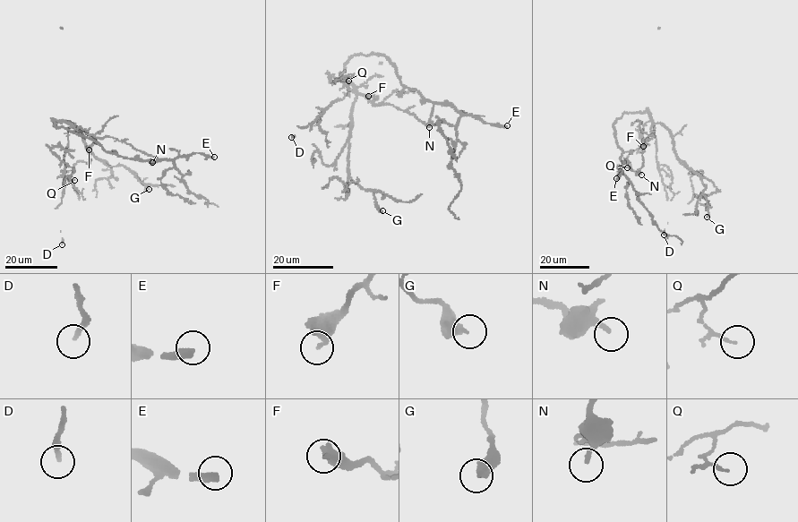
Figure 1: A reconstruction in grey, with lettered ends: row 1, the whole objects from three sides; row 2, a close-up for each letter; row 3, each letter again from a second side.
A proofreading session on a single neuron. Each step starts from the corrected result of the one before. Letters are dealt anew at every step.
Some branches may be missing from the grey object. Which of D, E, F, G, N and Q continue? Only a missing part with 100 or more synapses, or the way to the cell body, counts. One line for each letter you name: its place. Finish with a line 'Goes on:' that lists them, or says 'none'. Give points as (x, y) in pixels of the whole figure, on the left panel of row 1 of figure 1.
E: (214, 157)
Goes on: E

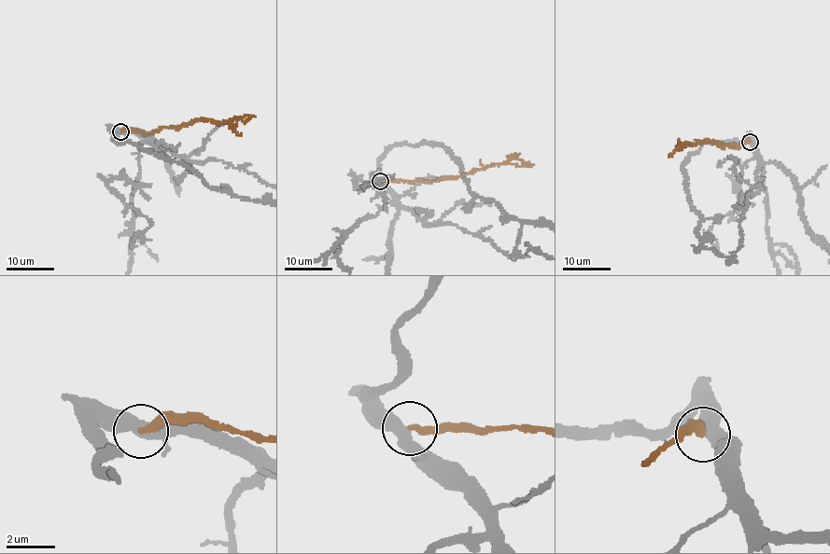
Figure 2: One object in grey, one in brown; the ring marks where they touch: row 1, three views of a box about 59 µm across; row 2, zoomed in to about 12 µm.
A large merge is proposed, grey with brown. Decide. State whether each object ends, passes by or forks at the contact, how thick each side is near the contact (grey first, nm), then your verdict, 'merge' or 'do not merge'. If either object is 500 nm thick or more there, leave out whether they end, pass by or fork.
calibres 500 and 300 nm; do not merge

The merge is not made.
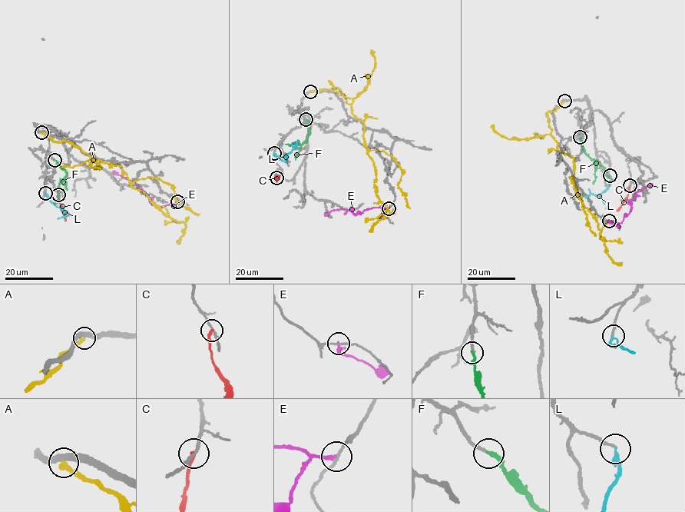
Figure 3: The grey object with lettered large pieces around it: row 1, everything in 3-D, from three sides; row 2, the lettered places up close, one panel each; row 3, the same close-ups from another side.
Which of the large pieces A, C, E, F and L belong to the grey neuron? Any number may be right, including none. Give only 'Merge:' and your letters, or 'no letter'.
Merge: F, L

